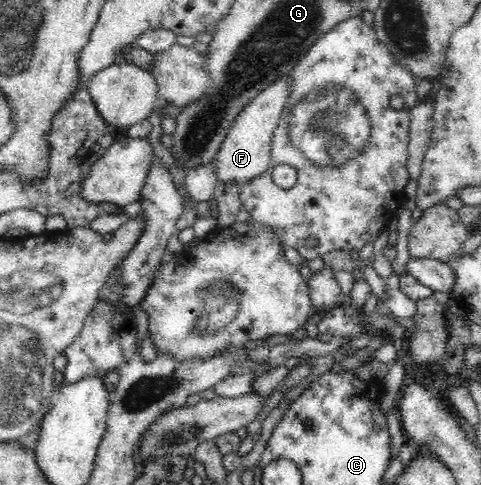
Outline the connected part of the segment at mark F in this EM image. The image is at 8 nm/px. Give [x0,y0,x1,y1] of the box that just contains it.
[213,74,292,187]

